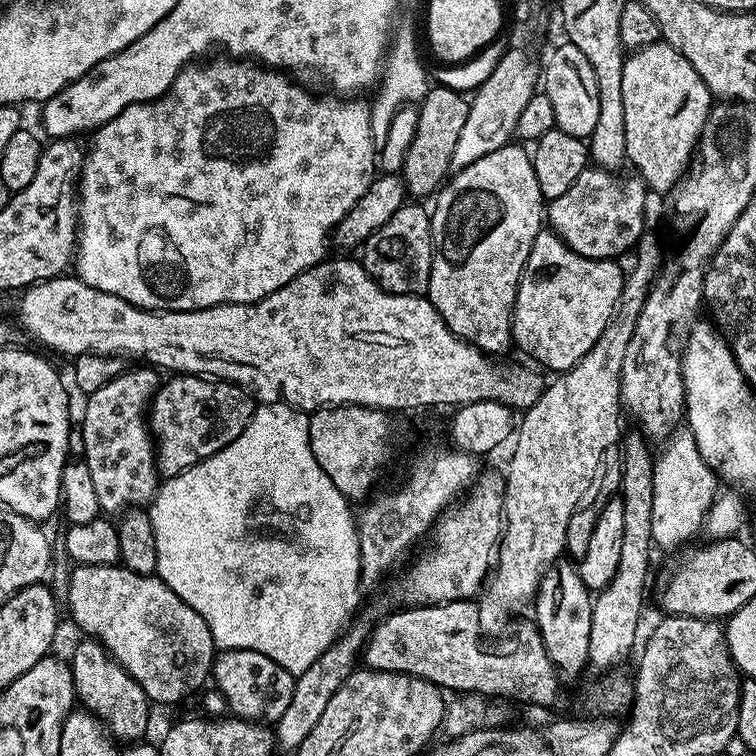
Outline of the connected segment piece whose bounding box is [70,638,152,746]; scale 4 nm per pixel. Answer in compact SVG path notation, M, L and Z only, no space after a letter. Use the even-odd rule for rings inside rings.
M84 638L70 655L72 681L79 707L92 713L104 723L112 739L124 746L143 741L152 720L146 691L127 673L127 670L100 644L97 639Z

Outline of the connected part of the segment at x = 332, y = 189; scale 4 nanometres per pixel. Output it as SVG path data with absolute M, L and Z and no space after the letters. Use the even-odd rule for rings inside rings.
M223 58L224 60L212 60L207 62L196 62L191 66L181 70L178 78L157 100L147 100L141 104L131 104L122 110L110 122L103 124L101 128L91 133L89 143L86 148L84 165L80 167L80 179L78 181L78 235L76 238L76 255L74 257L74 272L80 277L86 286L94 286L94 290L102 290L106 294L114 294L126 302L130 302L135 308L145 308L147 312L193 312L203 308L213 308L219 304L257 304L262 298L274 294L286 282L290 282L298 274L302 274L308 268L321 263L325 259L324 251L330 248L330 237L338 222L346 218L346 214L366 194L366 190L372 185L374 177L378 172L377 155L378 149L374 146L374 138L370 134L370 118L372 117L371 107L367 103L363 104L360 98L337 98L332 94L320 94L324 96L311 96L307 87L301 86L283 71L261 66L256 62L249 62L244 58Z

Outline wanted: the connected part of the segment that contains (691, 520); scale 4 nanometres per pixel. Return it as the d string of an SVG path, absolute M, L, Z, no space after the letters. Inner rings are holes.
M687 428L675 430L663 448L654 462L654 513L650 516L652 541L659 549L674 548L698 534L720 488L716 473L702 458Z

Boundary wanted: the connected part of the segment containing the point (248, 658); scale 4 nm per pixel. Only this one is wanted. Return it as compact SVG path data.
M226 648L215 653L210 675L215 691L221 692L227 711L233 717L263 725L264 720L275 722L286 714L286 706L290 706L290 698L294 698L296 677L292 676L274 658L266 658L266 654L258 654L258 650L234 650Z

